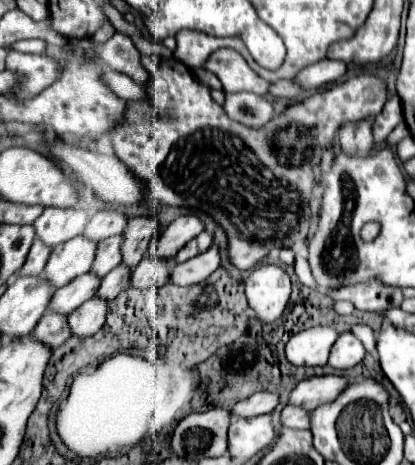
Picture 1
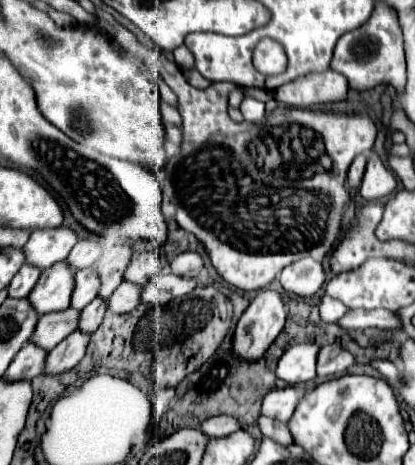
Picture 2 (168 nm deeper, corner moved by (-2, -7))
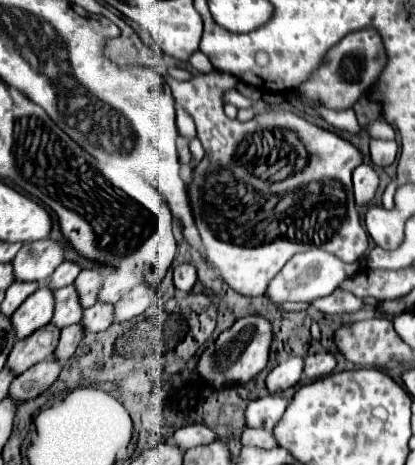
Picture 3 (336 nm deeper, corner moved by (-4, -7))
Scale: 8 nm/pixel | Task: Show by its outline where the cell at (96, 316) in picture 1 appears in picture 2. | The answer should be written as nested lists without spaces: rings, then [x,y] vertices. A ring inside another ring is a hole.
[[[80,331],[70,333],[62,343],[58,343],[58,347],[48,351],[46,365],[44,365],[42,373],[60,375],[60,373],[76,367],[86,353],[88,341],[90,341],[90,335],[86,335],[86,333],[80,333]]]

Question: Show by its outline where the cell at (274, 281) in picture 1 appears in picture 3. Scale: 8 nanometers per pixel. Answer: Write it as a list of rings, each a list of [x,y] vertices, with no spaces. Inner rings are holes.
[[[246,315],[238,319],[230,329],[220,333],[220,337],[208,345],[200,357],[198,363],[198,373],[216,389],[224,389],[228,385],[244,385],[248,383],[254,375],[258,375],[266,363],[268,363],[268,353],[272,345],[272,325],[266,317],[262,315]]]

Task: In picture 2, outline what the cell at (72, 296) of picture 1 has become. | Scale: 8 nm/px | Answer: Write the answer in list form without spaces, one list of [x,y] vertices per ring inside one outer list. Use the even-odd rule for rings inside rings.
[[[68,307],[66,311],[38,317],[38,327],[34,329],[34,335],[30,337],[30,341],[36,347],[46,347],[46,351],[54,349],[62,339],[66,339],[78,327],[78,315],[80,311],[72,311]]]

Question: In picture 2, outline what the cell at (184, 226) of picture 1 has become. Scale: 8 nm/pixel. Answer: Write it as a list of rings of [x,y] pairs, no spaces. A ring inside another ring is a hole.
[[[144,251],[130,261],[128,269],[124,271],[124,281],[142,287],[148,283],[152,275],[158,275],[166,265],[166,259],[162,259],[158,251]]]

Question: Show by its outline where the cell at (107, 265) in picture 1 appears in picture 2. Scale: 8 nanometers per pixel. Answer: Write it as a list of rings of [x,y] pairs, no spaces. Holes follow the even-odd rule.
[[[94,267],[76,271],[70,307],[74,307],[76,311],[82,311],[96,297],[96,293],[98,293],[98,275],[96,275]]]

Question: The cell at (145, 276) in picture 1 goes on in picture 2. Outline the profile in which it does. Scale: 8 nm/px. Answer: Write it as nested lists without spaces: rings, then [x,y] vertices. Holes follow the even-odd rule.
[[[122,283],[106,301],[108,311],[114,315],[130,313],[134,307],[140,305],[140,293],[142,293],[142,287],[138,287],[134,283]]]

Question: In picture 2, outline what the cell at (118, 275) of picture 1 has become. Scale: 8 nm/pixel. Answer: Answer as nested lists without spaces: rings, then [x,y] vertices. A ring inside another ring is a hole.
[[[96,297],[92,303],[88,303],[86,309],[82,309],[80,319],[78,319],[78,331],[94,333],[98,329],[98,325],[102,323],[104,315],[106,315],[106,301]]]

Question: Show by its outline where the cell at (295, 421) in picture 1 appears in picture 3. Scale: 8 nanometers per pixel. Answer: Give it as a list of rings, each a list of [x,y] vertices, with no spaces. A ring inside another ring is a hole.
[[[246,429],[242,433],[242,443],[244,445],[256,445],[256,447],[264,447],[264,449],[270,449],[270,447],[276,447],[276,439],[272,435],[272,431],[264,431],[264,429]]]

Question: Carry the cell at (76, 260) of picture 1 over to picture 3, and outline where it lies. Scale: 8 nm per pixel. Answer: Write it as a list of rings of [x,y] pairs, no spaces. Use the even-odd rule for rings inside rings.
[[[48,285],[38,287],[38,291],[32,293],[12,315],[18,339],[24,339],[36,329],[48,325],[52,321],[52,315],[54,315],[54,291]]]

